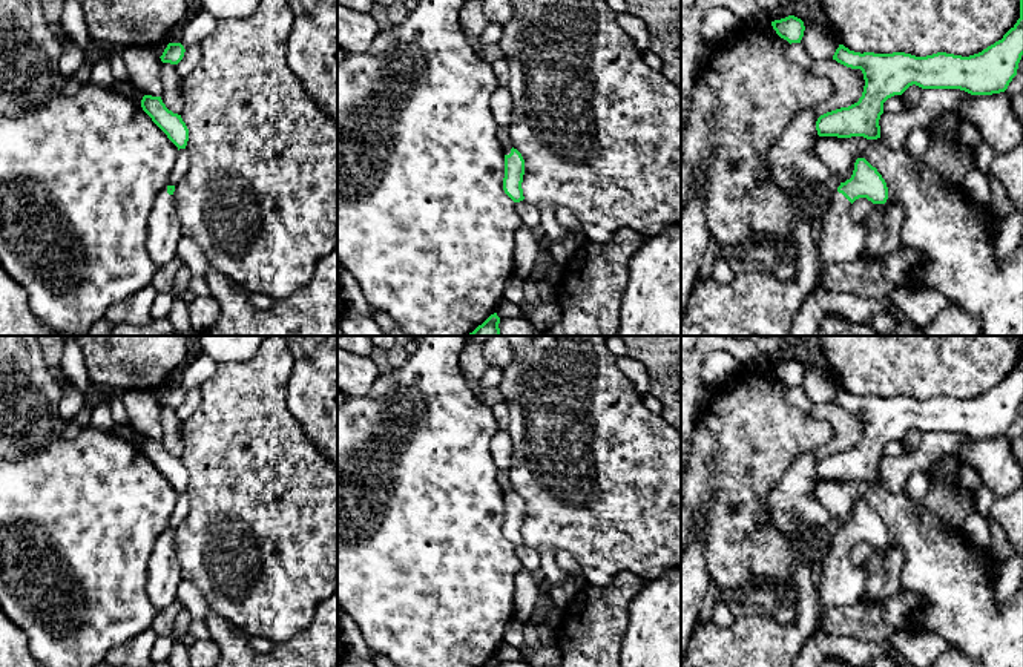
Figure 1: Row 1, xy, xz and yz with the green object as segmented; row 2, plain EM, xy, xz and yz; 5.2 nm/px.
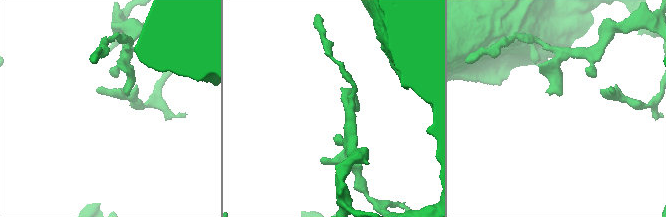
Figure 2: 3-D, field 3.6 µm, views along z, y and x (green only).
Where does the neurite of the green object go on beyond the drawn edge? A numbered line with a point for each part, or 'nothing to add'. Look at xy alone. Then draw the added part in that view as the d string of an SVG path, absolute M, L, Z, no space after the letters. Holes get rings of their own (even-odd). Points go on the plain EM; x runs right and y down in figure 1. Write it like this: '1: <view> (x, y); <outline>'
1: xy (163, 572); M166 529L155 541L147 566L147 595L156 610L167 607L176 600L176 590L183 581L173 538L167 537Z

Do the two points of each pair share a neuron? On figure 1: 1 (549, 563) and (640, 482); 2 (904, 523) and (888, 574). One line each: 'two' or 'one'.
1: two
2: two

